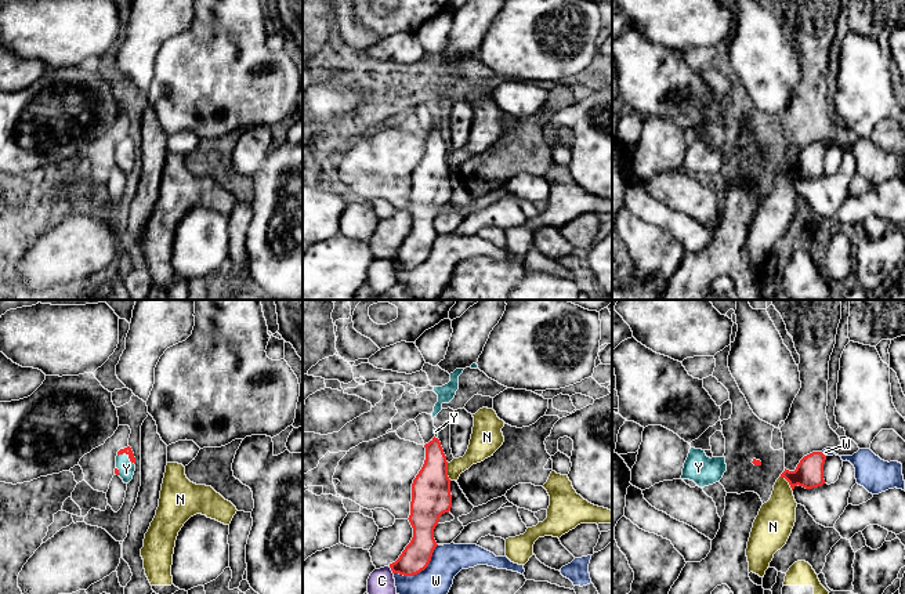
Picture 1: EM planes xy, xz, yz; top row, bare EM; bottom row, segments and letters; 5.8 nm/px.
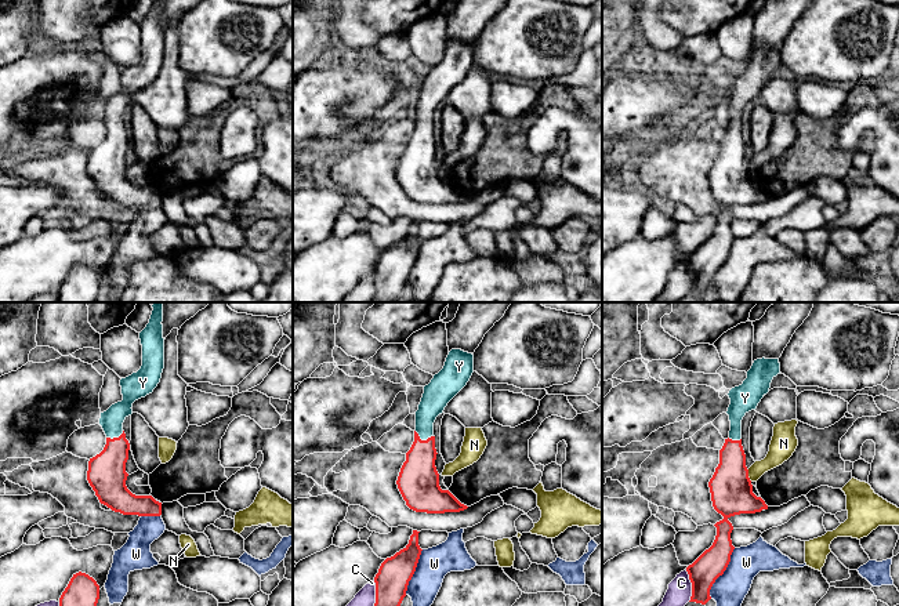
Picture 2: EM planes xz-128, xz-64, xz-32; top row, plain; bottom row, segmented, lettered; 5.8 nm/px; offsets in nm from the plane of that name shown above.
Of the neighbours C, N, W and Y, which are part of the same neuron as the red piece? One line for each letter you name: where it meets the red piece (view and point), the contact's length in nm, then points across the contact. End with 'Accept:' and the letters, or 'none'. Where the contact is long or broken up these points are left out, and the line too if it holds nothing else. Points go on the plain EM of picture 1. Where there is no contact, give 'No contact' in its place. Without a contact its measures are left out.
Y: Touches red at xy (129, 147). Shared border 120 nm. Path across: xy (127, 141), (129, 147), (126, 159)
Accept: Y

